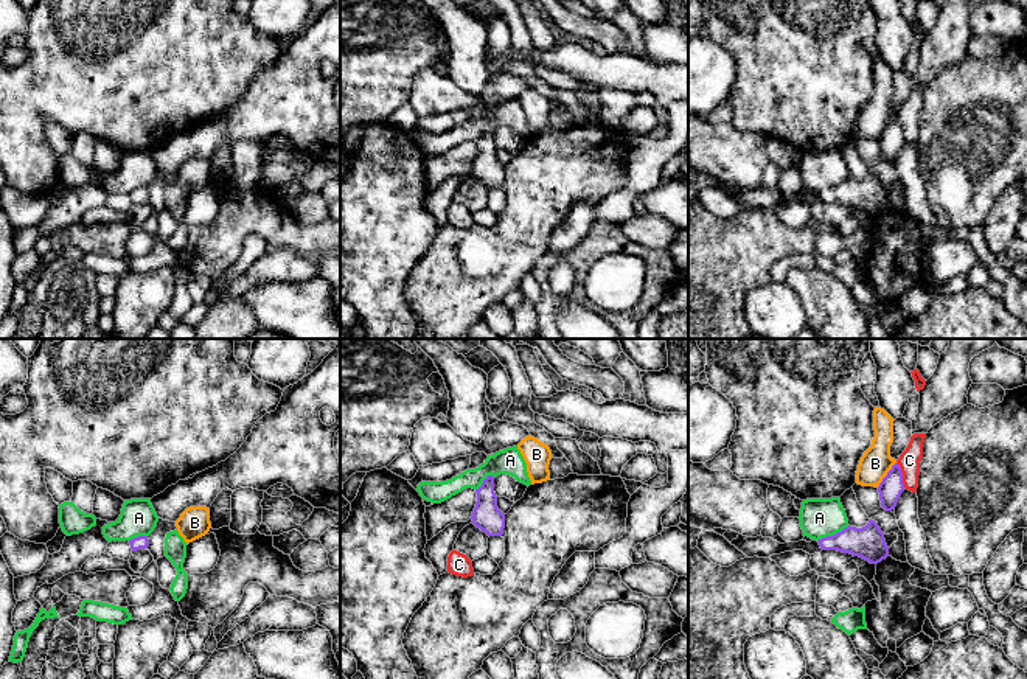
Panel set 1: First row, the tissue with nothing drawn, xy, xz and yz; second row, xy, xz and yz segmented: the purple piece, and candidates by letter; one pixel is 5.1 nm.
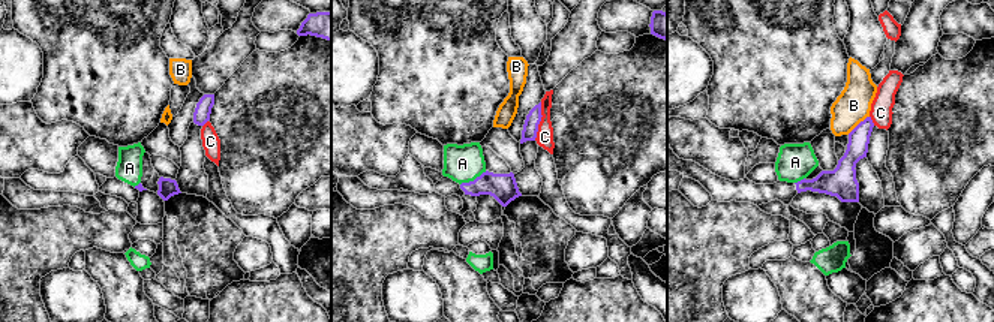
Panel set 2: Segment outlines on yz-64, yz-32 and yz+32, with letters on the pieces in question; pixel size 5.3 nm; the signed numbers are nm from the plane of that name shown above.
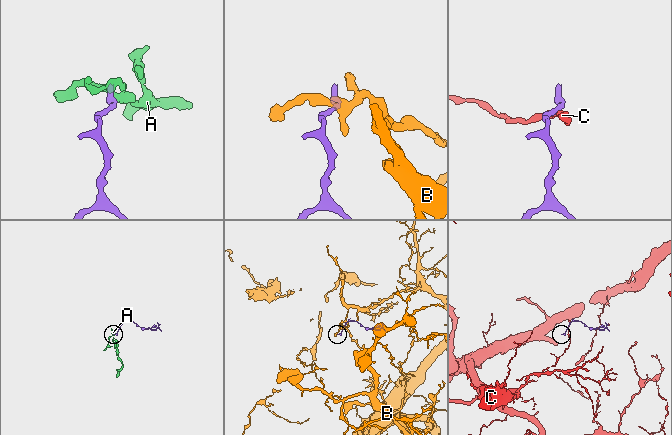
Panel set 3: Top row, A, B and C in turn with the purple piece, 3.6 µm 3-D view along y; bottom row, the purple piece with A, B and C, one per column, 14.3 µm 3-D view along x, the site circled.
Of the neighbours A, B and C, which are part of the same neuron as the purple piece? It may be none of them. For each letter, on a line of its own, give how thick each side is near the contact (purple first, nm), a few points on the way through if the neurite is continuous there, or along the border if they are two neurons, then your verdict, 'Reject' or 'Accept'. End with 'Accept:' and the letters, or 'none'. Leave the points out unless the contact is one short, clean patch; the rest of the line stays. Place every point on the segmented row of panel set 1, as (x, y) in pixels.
A: Thickness 170 nm (purple) against 200 nm. Boundary: yz (849, 525), (818, 541). Reject
B: Thickness 120 nm (purple) against 160 nm. Boundary: yz (895, 462), (877, 487). Reject
C: Thickness 120 nm (purple) against 110 nm. Boundary: yz (897, 462), (905, 487). Reject
Accept: none

